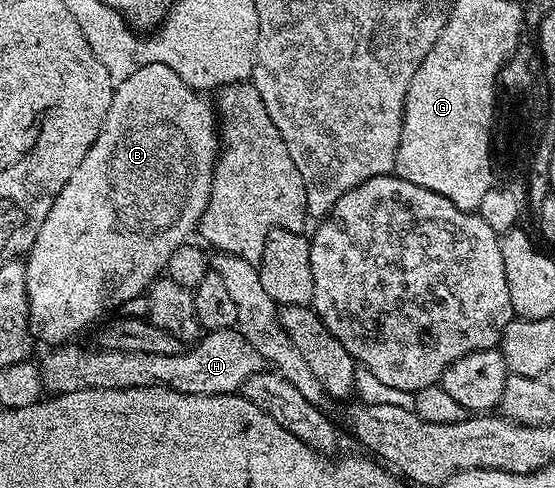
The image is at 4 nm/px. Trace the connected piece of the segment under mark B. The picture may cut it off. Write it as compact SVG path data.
M145 64L145 68L137 68L133 76L116 85L115 99L109 108L109 116L105 120L103 130L97 136L85 160L81 160L81 168L77 168L77 172L69 176L69 184L61 188L53 208L49 208L49 216L45 216L45 224L41 224L37 240L25 258L27 302L31 305L30 328L37 332L38 341L40 338L43 342L51 342L49 344L66 343L76 337L74 334L78 330L83 330L90 322L97 321L111 305L119 308L124 302L142 295L147 287L166 271L169 256L173 256L173 252L177 252L177 248L196 233L199 221L203 219L203 213L211 199L215 163L219 160L221 149L221 134L220 131L219 134L215 131L215 114L211 111L210 104L203 98L206 97L200 91L187 86L185 80L181 80L181 76L177 76L177 72L173 72L173 68L165 64Z

